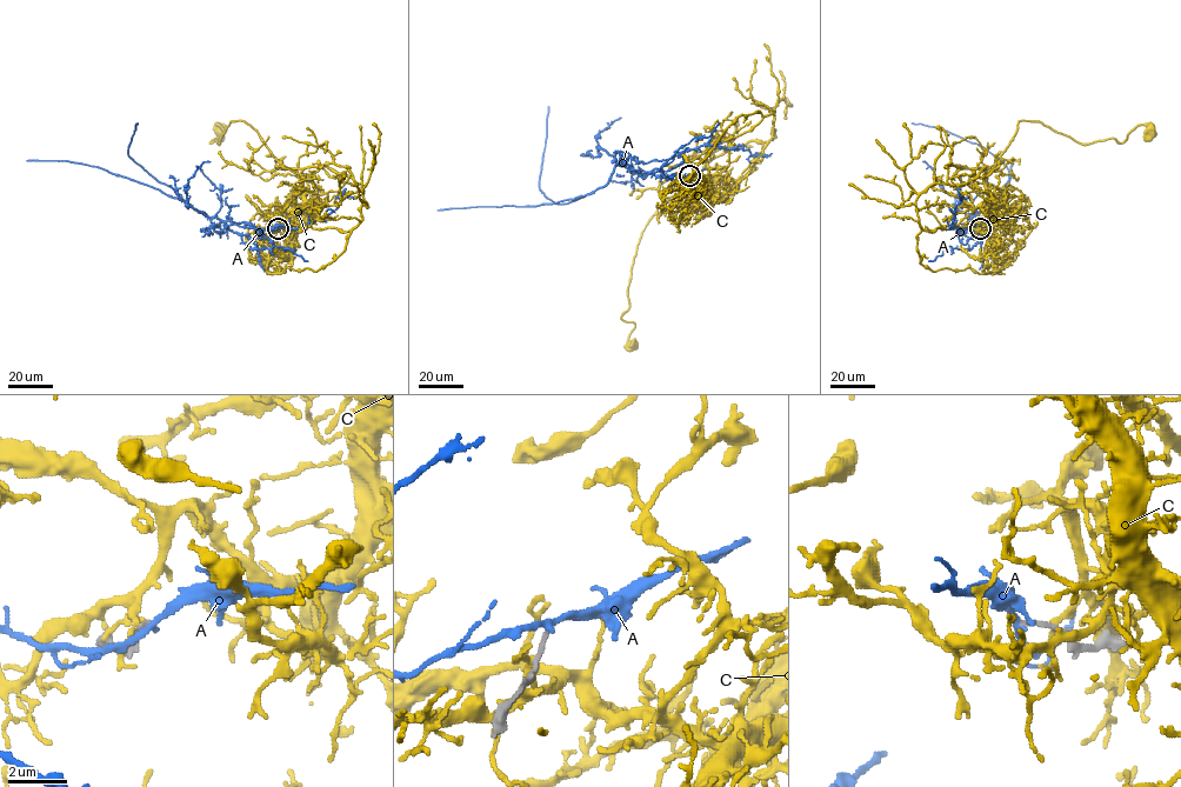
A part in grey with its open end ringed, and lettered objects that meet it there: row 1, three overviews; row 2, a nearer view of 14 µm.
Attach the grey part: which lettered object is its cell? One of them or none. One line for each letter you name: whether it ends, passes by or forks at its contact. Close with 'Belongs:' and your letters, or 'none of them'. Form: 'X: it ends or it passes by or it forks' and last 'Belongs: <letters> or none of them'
Belongs: none of them

